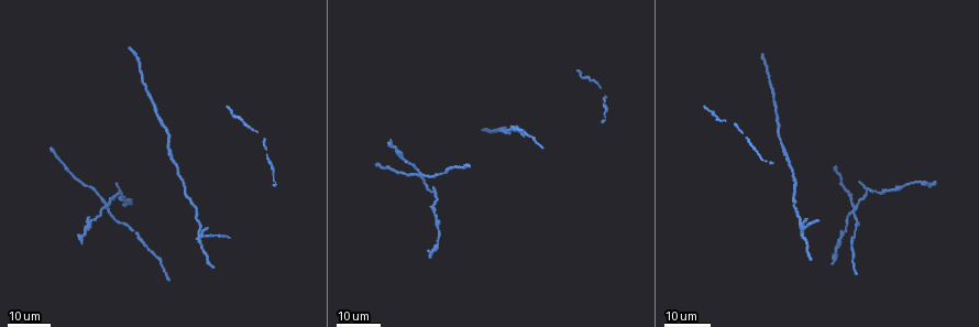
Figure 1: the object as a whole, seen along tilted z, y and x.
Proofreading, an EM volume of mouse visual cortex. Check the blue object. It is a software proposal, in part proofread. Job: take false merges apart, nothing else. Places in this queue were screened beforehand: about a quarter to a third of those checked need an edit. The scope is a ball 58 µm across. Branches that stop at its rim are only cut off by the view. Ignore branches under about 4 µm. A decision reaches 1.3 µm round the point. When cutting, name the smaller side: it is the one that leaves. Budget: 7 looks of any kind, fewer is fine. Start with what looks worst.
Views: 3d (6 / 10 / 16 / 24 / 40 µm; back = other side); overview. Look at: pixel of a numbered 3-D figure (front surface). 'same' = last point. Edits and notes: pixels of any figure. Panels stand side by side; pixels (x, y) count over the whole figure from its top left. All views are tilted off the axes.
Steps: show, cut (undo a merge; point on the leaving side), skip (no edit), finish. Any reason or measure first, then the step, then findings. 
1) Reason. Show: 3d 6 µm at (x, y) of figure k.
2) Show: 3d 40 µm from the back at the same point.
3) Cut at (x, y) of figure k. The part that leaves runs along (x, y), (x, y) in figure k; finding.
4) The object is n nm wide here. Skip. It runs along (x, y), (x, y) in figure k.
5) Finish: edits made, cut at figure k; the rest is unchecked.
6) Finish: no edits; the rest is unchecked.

Looks like a crossing. Show: 3d 24 µm at (201, 237) of figure 1.

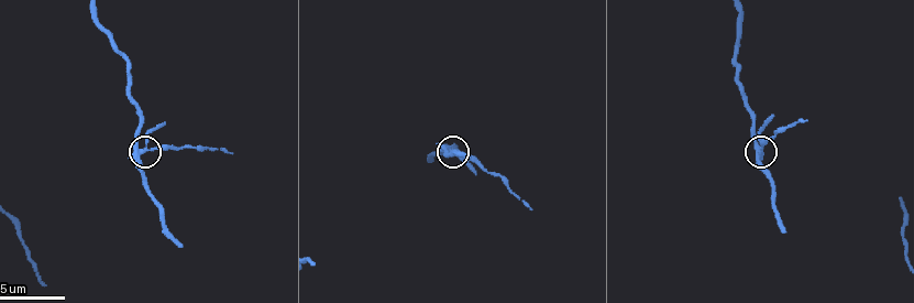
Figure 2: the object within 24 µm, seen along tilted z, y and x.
Show: 3d 6 µm at (149, 149) of figure 2.

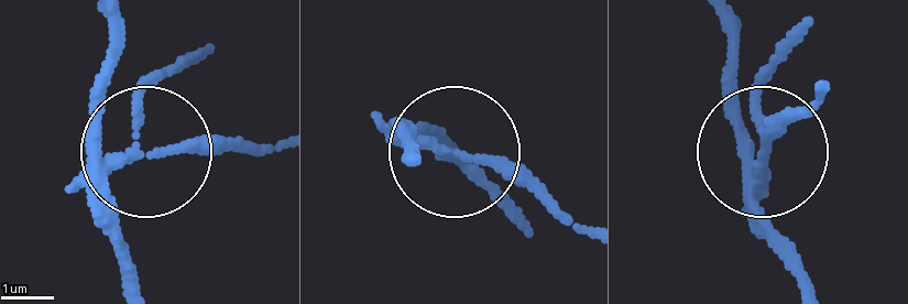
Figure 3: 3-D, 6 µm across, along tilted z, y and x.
4 arms meet here. Cut at (133, 101) of figure 3. The part that leaves runs along (95, 175), (159, 152), (273, 145) in figure 3; a second neuron is stuck on.

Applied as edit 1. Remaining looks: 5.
Show: overview.

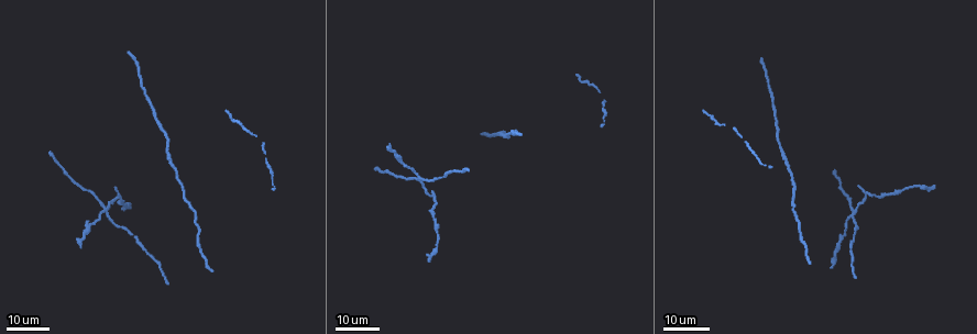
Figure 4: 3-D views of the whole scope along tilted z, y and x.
Four arms meet. Show: 3d 24 µm at (108, 212) of figure 4.

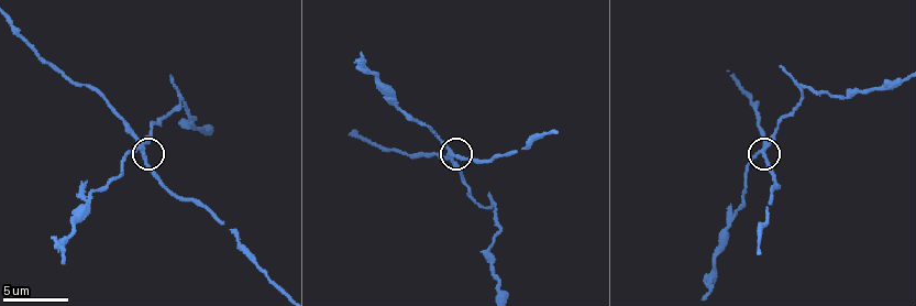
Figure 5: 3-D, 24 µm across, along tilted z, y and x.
Closer look. Show: 3d 6 µm at (763, 151) of figure 5.

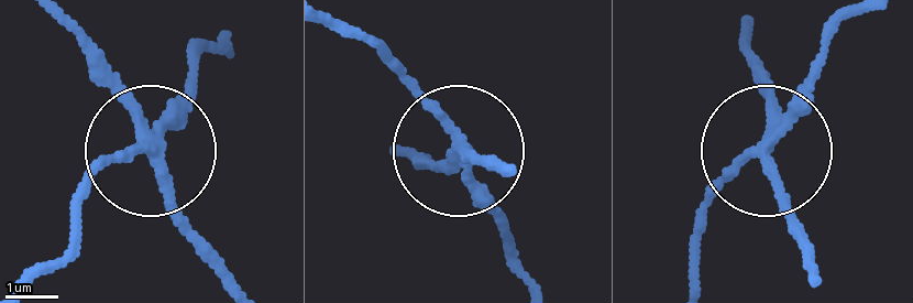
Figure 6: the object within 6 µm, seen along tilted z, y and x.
The side arm is 14 µm long. Cut at (178, 96) of figure 6. The part that leaves runs along (149, 143), (189, 72), (224, 45) in figure 6; a second neuron is stuck on.

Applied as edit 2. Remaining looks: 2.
Calibre changes. Show: 3d 10 µm at (236, 234) of figure 5.

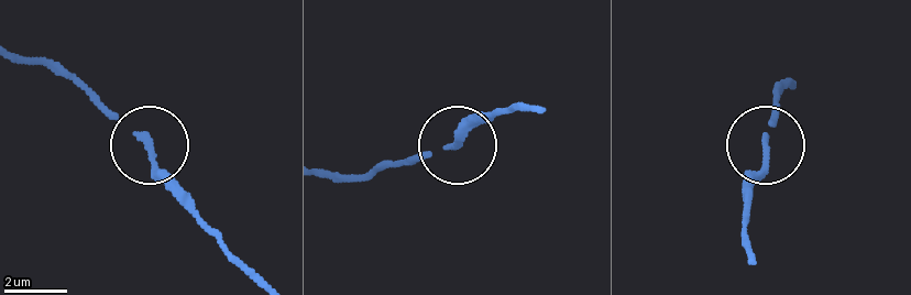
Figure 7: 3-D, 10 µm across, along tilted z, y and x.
Show: 3d 6 µm at (458, 144) of figure 7.

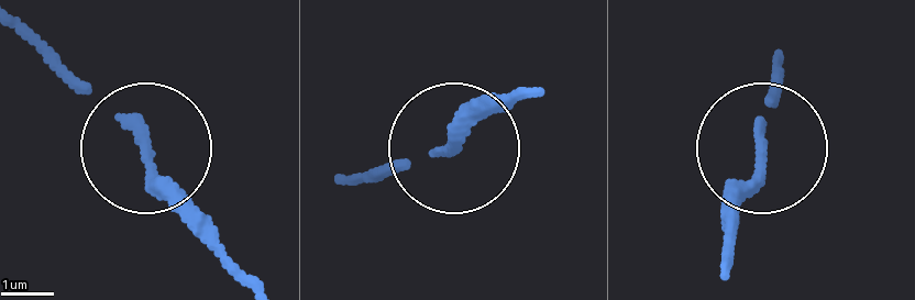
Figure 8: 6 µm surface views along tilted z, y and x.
Skip. One neuron here.

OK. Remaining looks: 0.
Finish: edits made, cut at figure 3, cut at figure 6; the rest is unchecked.

